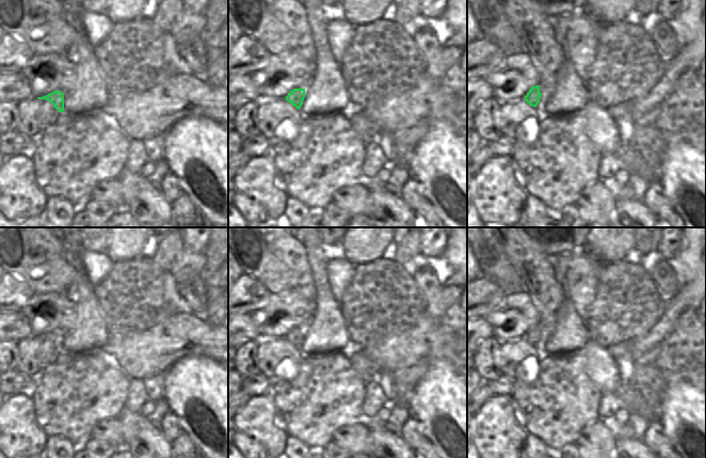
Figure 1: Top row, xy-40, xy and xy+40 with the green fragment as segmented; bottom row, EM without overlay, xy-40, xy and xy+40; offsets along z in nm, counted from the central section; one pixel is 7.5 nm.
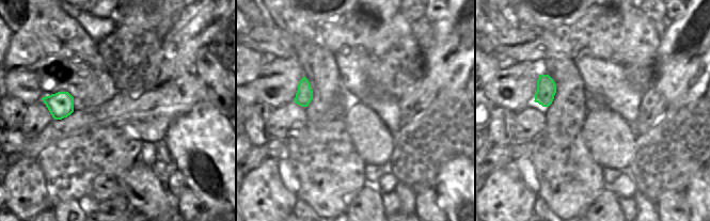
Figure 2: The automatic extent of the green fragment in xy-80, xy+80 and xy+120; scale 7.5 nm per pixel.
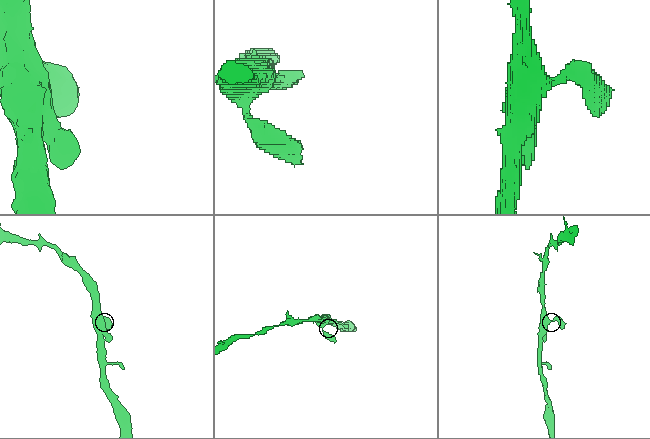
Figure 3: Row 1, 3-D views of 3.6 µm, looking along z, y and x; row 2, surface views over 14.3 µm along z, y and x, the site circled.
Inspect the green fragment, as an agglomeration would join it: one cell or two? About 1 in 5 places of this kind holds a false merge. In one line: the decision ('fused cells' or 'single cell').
single cell

